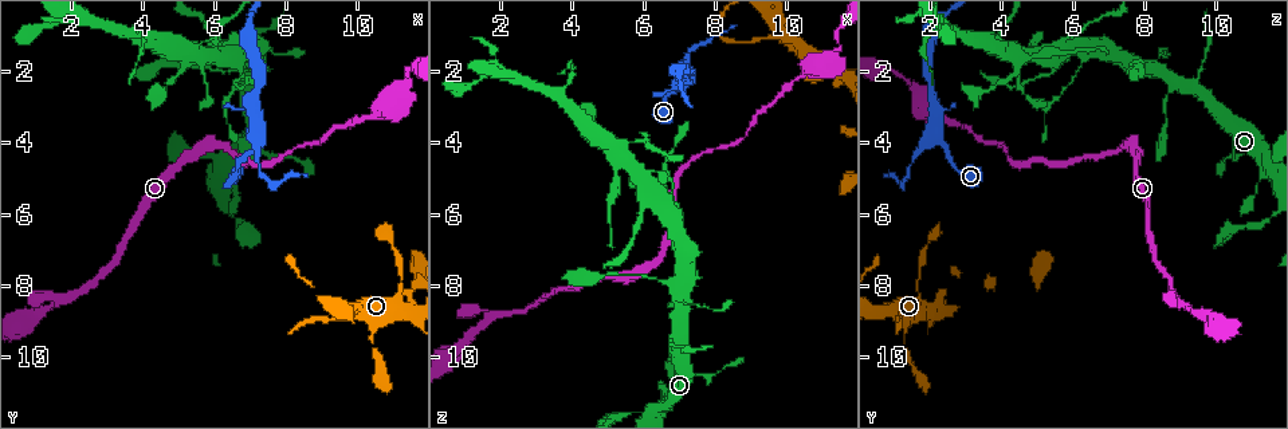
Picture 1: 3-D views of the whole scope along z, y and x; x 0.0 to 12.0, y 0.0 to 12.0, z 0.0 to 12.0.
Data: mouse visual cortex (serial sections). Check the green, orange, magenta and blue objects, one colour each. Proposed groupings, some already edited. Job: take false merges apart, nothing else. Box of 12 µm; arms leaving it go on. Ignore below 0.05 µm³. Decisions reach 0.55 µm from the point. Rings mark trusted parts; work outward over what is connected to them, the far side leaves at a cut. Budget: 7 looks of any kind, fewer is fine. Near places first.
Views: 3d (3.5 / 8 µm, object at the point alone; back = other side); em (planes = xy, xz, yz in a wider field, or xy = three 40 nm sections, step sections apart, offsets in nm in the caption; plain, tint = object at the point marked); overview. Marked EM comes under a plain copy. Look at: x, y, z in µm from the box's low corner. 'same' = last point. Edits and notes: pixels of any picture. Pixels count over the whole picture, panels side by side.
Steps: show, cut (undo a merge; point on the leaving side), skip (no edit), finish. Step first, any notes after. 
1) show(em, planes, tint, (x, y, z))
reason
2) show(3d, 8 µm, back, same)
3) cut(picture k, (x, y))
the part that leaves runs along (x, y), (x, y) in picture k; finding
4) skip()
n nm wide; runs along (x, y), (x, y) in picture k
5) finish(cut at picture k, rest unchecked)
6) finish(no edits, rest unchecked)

show(3d, 3.5 µm, (7.2, 3.8, 2.1))
arms part here

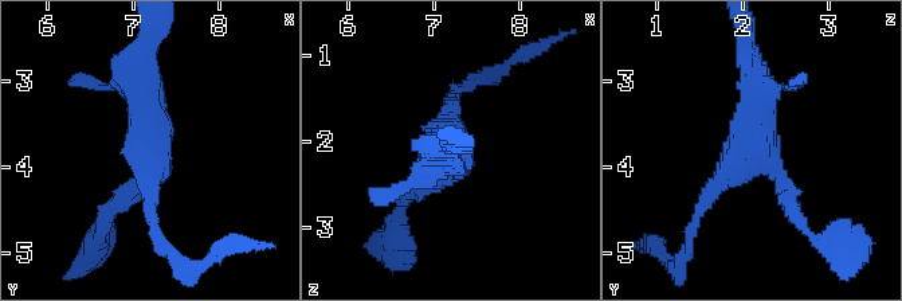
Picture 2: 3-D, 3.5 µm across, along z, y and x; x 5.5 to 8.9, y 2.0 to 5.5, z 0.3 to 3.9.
show(em, xy, step 2, tint, (7.20, 3.75, 2.15))
3 arms; arms of 200, 250, 350 nm; need the tissue

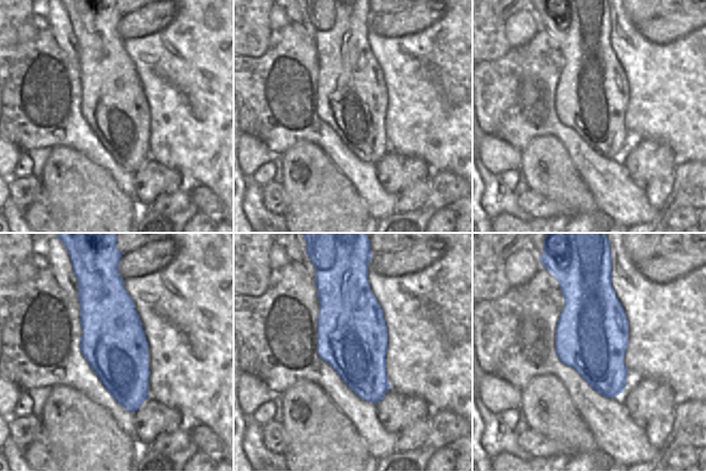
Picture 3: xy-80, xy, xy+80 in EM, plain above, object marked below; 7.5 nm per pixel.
skip()
runs along (792, 210), (755, 143), (748, 57) in picture 2; all the same cell

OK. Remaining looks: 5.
show(3d, 3.5 µm, (5.3, 1.7, 4.4))
sharp bend

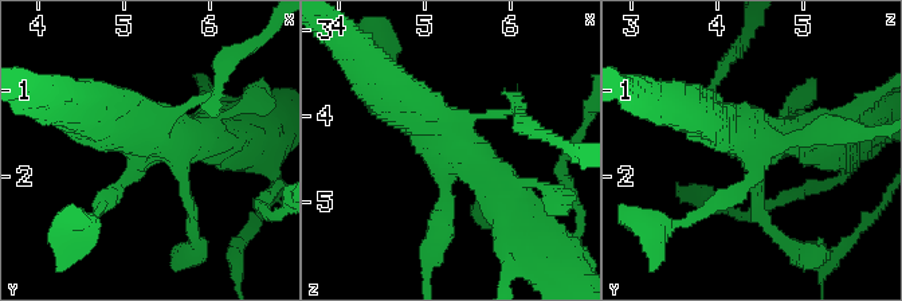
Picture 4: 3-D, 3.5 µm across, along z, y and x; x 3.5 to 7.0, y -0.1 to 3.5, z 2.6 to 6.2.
show(em, planes, tint, (5.20, 1.75, 4.45))
need the tissue

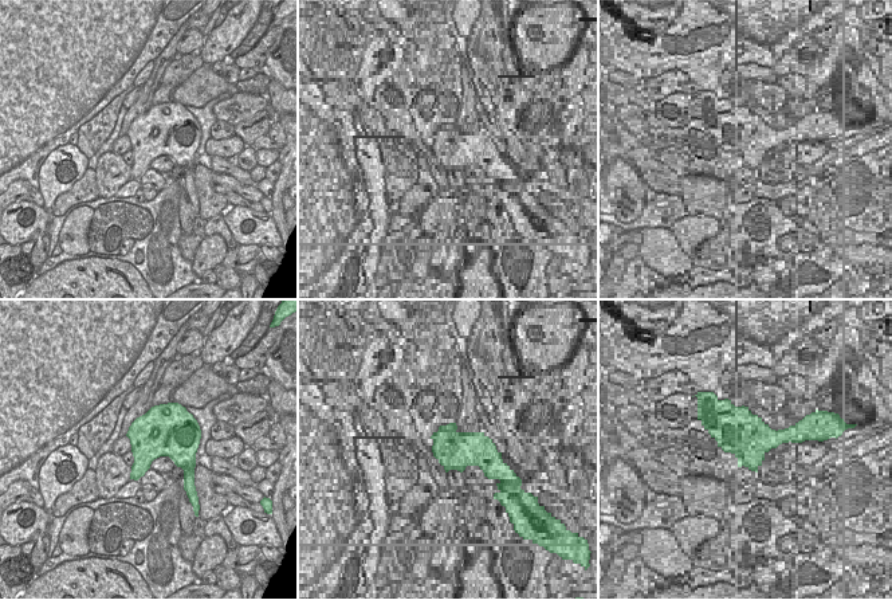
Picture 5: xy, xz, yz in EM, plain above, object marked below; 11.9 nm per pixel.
skip()
runs along (513, 214), (497, 179), (385, 90) in picture 4; one cell here

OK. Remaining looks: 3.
show(3d, 8 µm, (1.8, 8.5, 8.8))
a narrow waist

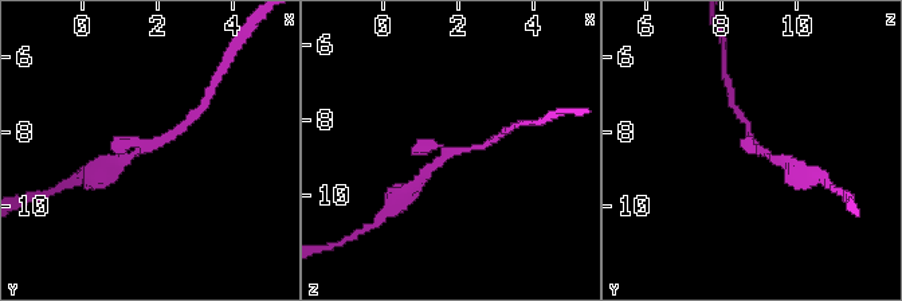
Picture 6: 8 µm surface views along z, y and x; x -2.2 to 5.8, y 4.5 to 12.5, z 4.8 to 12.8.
show(3d, 3.5 µm, (1.8, 8.4, 8.9))

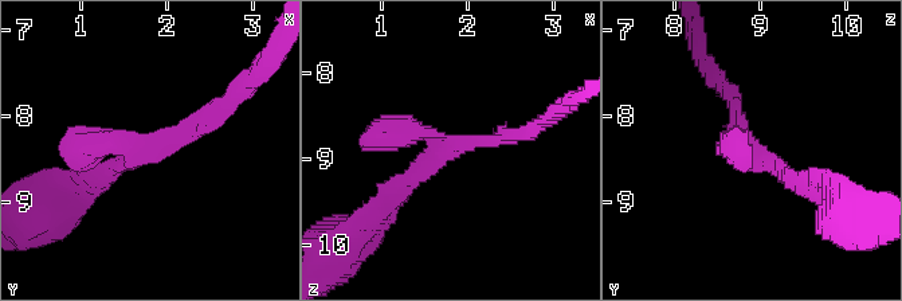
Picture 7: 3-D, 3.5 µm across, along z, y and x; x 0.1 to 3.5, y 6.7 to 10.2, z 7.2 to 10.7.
show(em, xy, step 3, tint, (1.80, 8.40, 8.85))

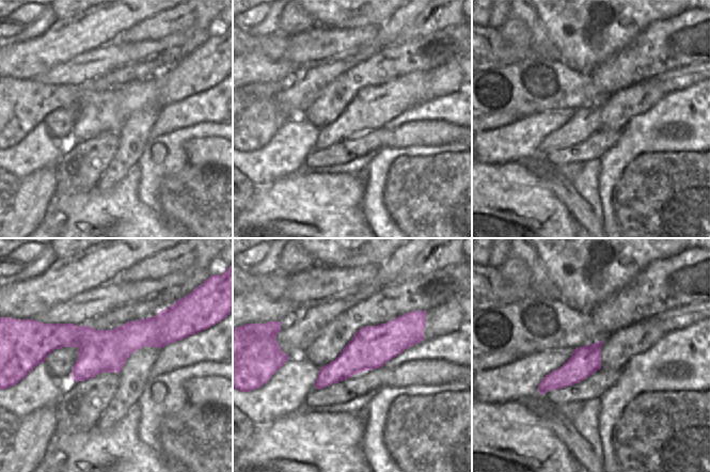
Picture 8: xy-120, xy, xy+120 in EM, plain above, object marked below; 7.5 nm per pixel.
skip()
all the same cell

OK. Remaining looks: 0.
finish(no edits, rest unchecked)

